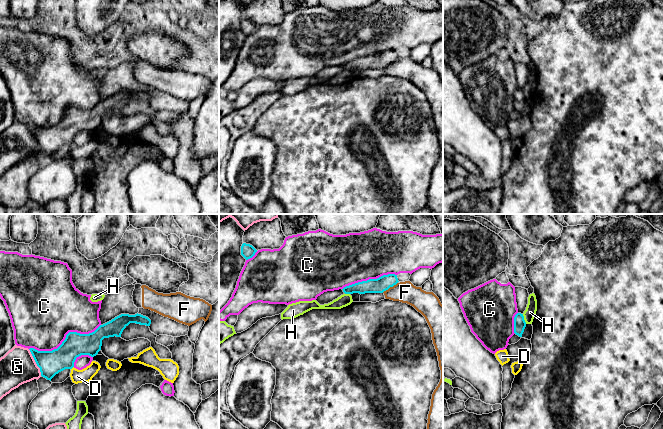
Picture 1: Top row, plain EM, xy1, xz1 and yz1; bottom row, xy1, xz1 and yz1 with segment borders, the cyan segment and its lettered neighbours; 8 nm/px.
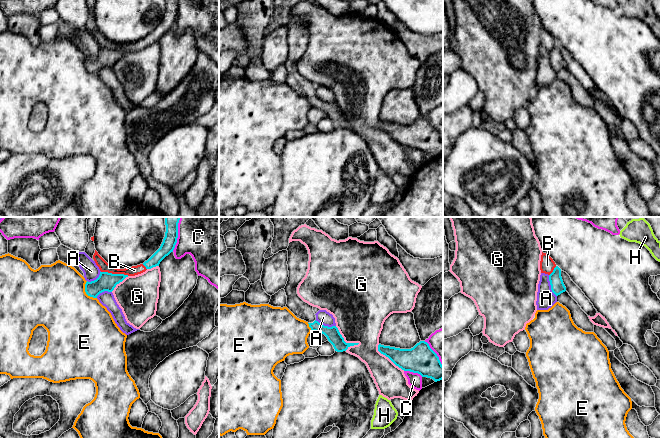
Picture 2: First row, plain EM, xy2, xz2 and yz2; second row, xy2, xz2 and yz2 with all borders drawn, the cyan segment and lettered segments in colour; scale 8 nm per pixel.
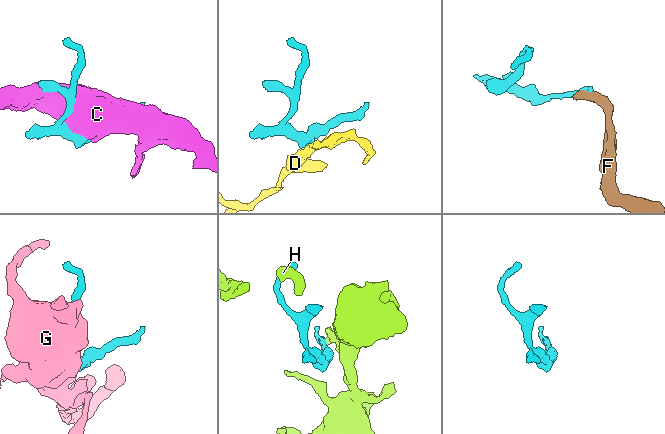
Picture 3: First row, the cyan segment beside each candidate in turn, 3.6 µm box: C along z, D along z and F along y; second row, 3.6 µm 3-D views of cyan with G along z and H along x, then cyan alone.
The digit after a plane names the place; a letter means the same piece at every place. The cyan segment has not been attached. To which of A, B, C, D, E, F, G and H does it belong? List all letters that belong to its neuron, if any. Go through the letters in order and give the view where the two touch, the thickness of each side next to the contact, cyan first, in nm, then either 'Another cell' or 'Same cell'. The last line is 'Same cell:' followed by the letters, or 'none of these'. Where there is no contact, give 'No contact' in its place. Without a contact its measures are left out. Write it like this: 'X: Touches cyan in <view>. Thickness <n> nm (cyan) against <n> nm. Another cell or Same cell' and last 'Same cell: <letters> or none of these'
A: Touches cyan in yz2. Thickness 110 nm (cyan) against 150 nm. Another cell
B: Touches cyan in xy2. Thickness 150 nm (cyan) against 80 nm. Another cell
C: Touches cyan in xy1. Thickness 190 nm (cyan) against 480 nm. Another cell
D: Touches cyan in xy1. Thickness 190 nm (cyan) against 110 nm. Another cell
E: Touches cyan in xy2. Thickness 150 nm (cyan) against 500 nm. Another cell
F: Touches cyan in xz1. Thickness 120 nm (cyan) against 170 nm. Another cell
G: Touches cyan in xz2. Thickness 120 nm (cyan) against 400 nm. Another cell
H: Touches cyan in yz1. Thickness 100 nm (cyan) against 90 nm. Another cell
Same cell: none of these

